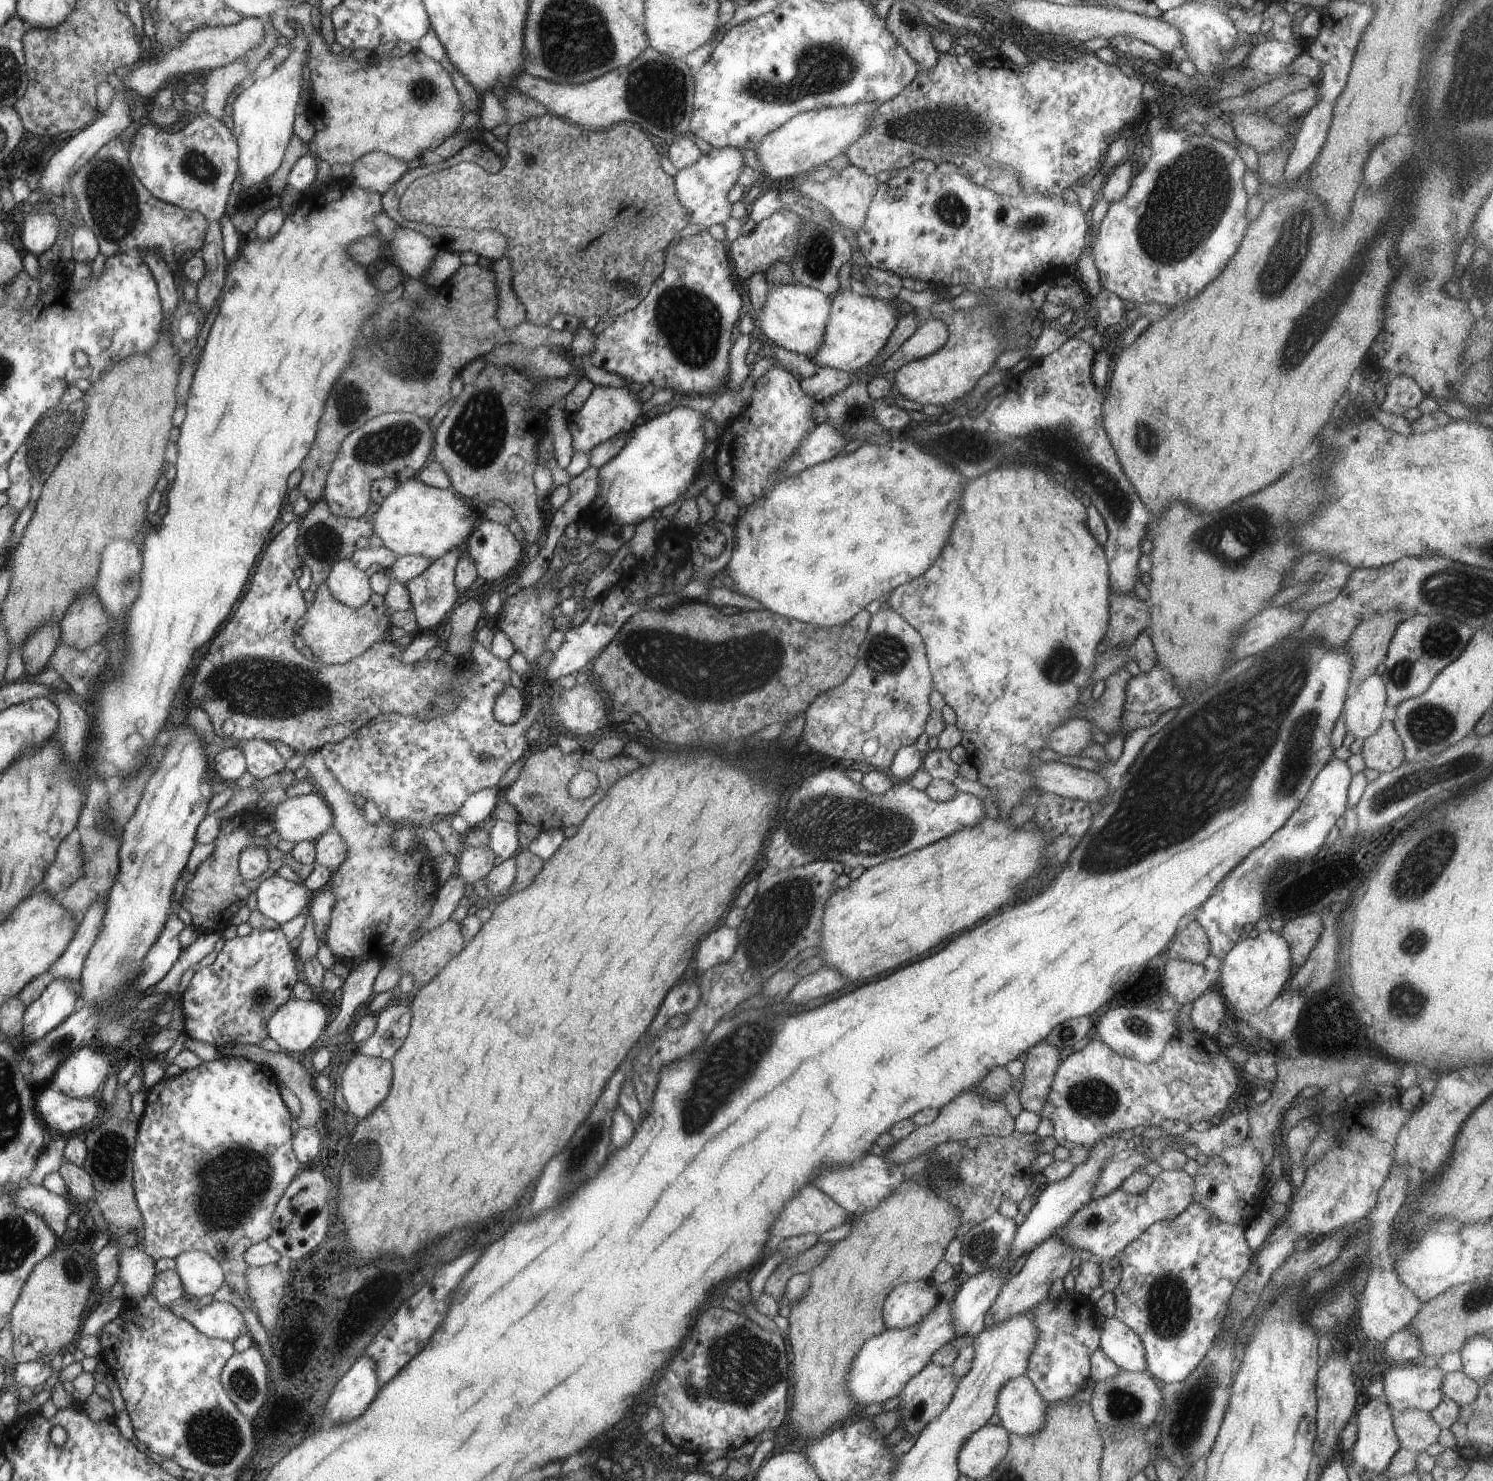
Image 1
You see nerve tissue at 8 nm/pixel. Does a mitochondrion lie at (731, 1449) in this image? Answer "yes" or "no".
no

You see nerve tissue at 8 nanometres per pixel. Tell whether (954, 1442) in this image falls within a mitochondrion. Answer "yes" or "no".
no

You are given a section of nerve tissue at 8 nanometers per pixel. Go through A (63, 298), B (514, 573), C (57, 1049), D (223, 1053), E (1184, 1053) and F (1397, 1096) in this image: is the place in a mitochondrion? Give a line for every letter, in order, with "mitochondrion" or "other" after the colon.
A: mitochondrion
B: other
C: mitochondrion
D: other
E: other
F: other

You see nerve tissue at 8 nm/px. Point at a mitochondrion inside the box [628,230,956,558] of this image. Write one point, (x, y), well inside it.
(691, 324)

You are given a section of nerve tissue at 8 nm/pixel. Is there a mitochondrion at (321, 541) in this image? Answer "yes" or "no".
yes

